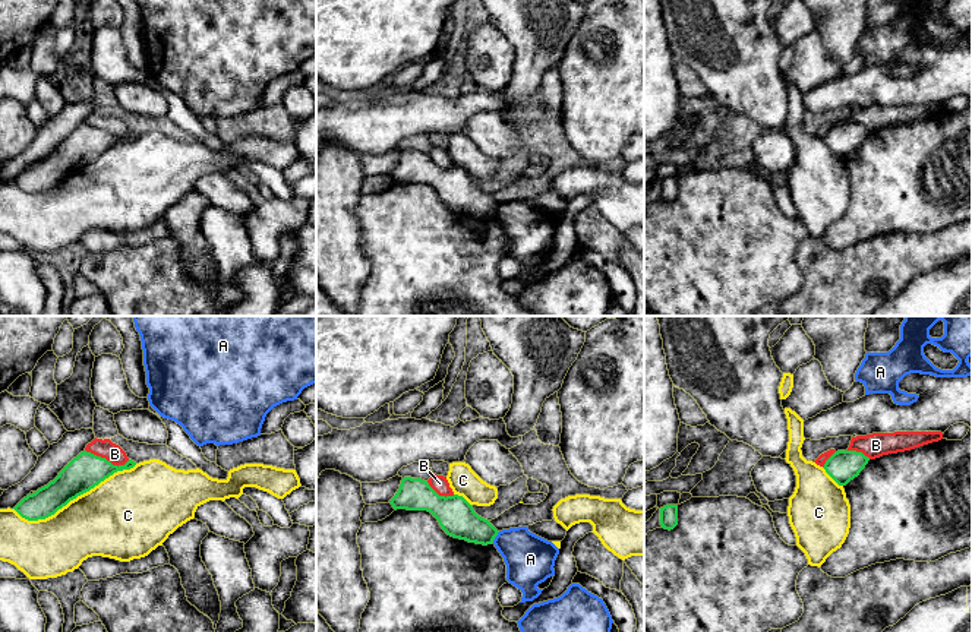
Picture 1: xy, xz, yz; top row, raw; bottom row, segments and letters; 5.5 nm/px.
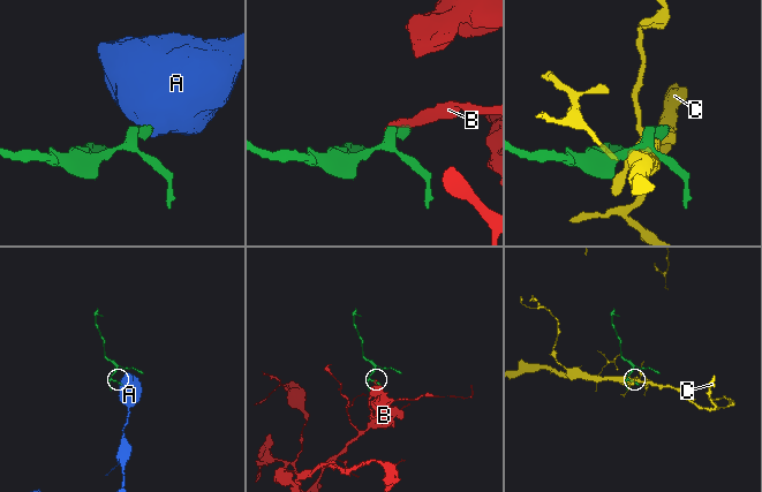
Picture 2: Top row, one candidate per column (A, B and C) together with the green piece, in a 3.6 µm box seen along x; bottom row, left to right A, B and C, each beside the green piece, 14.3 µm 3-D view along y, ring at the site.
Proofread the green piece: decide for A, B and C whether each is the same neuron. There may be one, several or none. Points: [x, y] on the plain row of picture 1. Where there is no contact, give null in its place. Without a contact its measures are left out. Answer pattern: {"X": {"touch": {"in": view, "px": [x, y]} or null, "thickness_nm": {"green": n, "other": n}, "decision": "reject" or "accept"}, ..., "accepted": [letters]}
{"A": {"touch": {"in": "xz", "px": [495, 208]}, "thickness_nm": {"green": 200, "other": 260}, "decision": "reject"}, "B": {"touch": {"in": "xy", "px": [106, 132]}, "thickness_nm": {"green": 200, "other": 100}, "decision": "reject"}, "C": {"touch": {"in": "xy", "px": [75, 170]}, "thickness_nm": {"green": 200, "other": 420}, "decision": "reject"}, "accepted": []}

